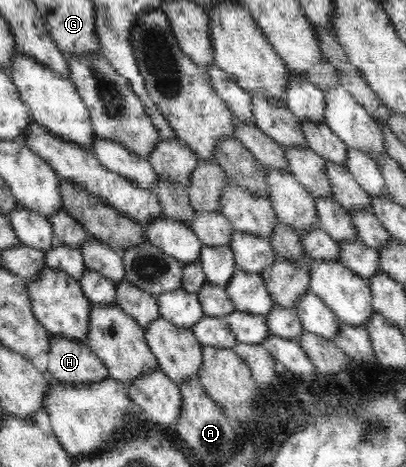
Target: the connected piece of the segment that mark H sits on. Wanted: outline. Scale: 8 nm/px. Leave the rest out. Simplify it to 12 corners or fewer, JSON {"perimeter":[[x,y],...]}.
{"perimeter":[[50,334],[47,371],[59,383],[109,376],[92,348]]}

